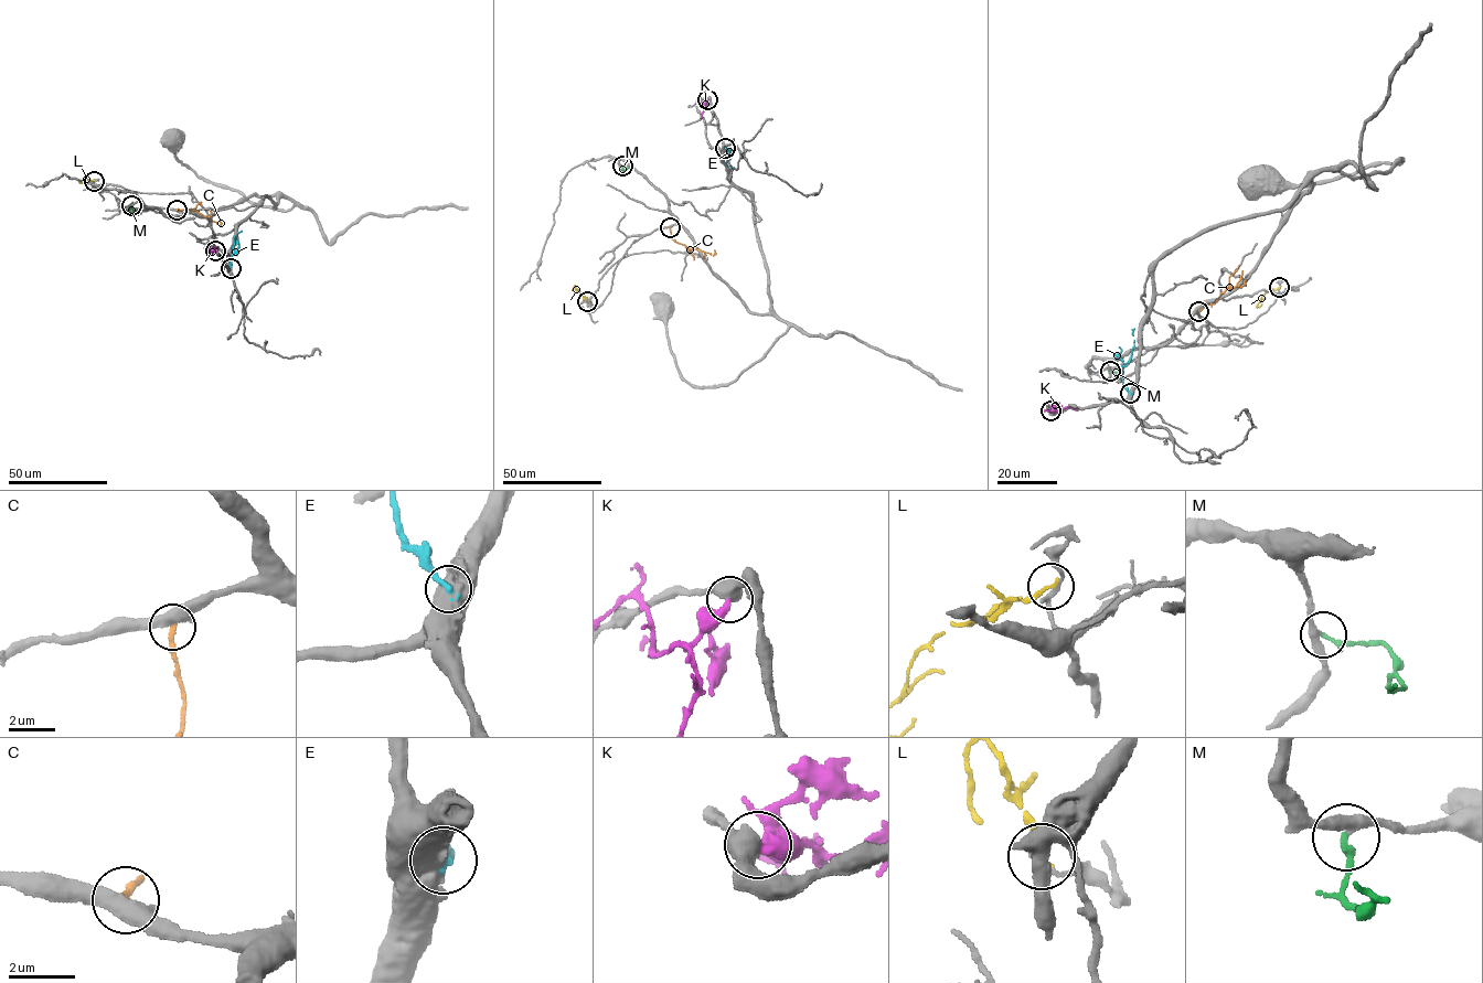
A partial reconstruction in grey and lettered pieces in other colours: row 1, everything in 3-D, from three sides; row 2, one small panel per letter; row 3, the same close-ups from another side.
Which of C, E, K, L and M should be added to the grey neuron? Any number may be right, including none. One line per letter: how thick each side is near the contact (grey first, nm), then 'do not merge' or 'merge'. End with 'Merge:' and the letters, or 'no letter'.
C: calibres 480 and 200 nm; do not merge
E: calibres 900 and 280 nm; do not merge
K: calibres 600 and 380 nm; do not merge
L: calibres 190 and 180 nm; do not merge
M: calibres 360 and 200 nm; merge
Merge: M

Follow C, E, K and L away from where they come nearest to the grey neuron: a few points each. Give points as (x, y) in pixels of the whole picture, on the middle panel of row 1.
C: (670, 227), (671, 237), (678, 243), (711, 254), (715, 249)
E: (725, 148), (726, 166), (734, 169)
K: (707, 99), (701, 117)
L: (587, 301), (575, 286), (572, 290)

